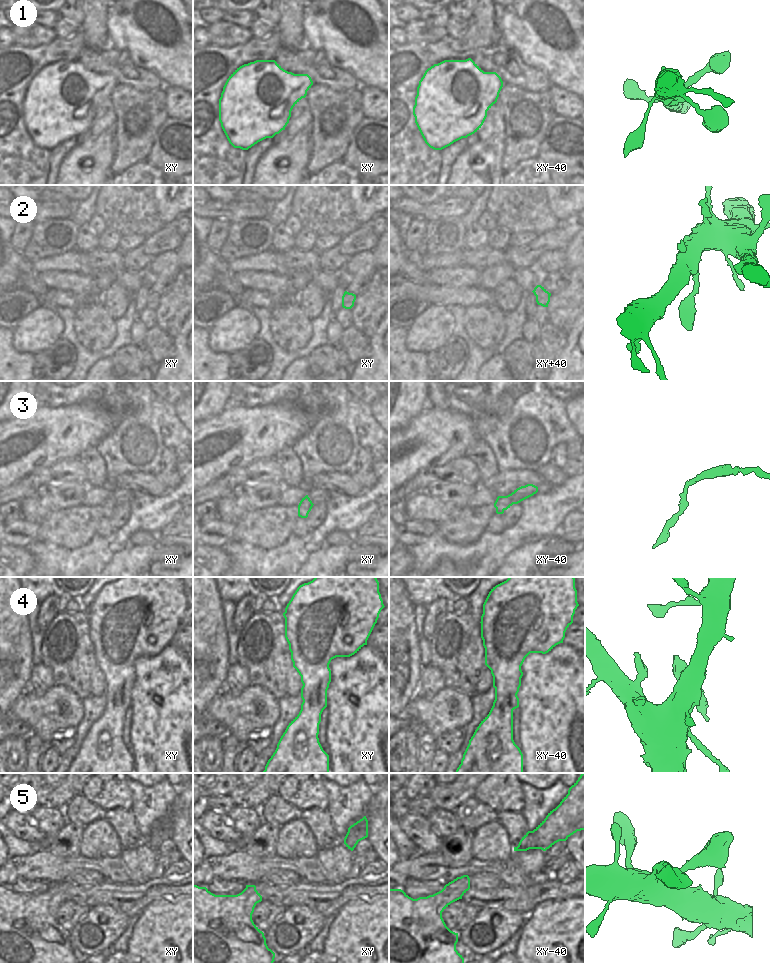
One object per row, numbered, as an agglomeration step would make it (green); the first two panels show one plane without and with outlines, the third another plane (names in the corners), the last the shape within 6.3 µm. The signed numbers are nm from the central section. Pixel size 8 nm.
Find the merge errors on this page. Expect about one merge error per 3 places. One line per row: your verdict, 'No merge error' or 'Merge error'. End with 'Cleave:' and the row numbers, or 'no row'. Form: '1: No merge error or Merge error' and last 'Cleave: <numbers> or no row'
1: No merge error
2: No merge error
3: Merge error
4: No merge error
5: No merge error
Cleave: 3.

